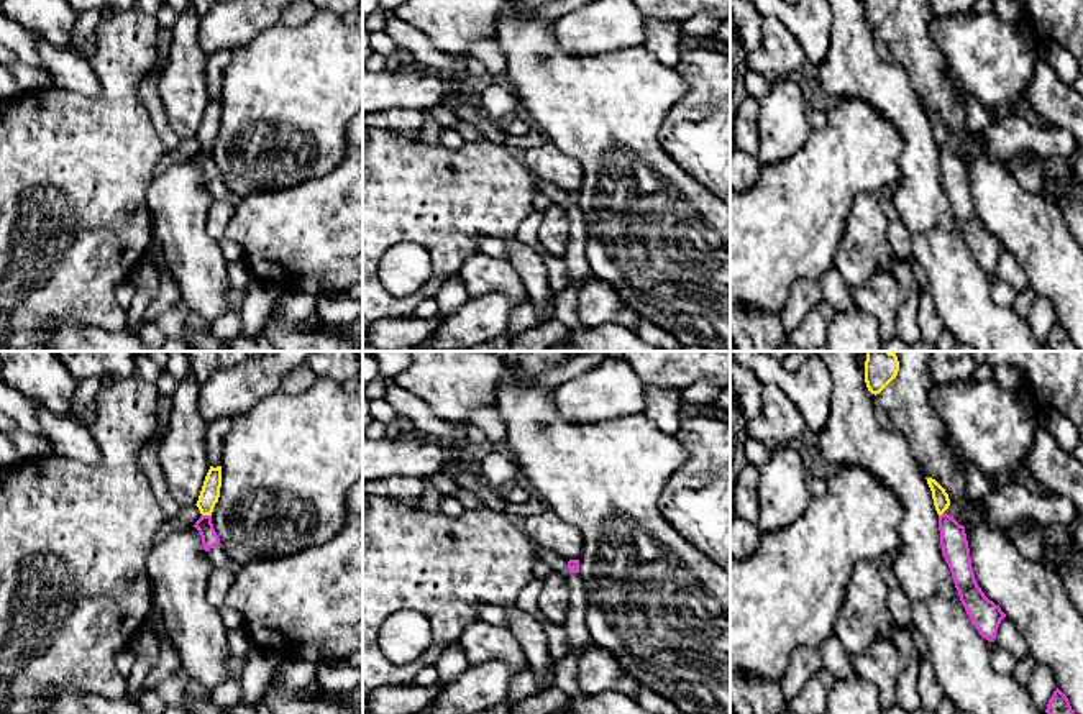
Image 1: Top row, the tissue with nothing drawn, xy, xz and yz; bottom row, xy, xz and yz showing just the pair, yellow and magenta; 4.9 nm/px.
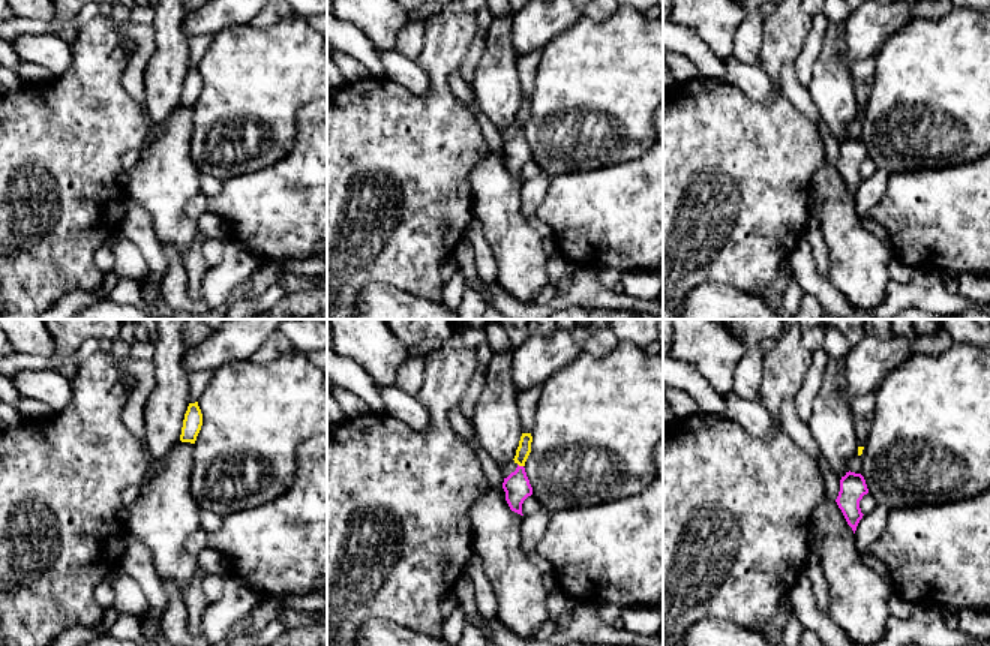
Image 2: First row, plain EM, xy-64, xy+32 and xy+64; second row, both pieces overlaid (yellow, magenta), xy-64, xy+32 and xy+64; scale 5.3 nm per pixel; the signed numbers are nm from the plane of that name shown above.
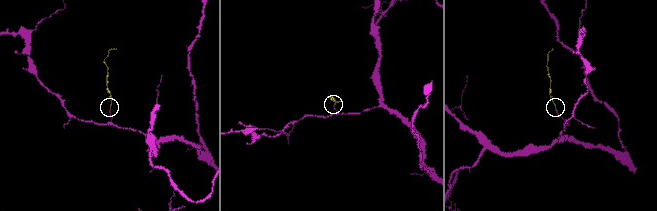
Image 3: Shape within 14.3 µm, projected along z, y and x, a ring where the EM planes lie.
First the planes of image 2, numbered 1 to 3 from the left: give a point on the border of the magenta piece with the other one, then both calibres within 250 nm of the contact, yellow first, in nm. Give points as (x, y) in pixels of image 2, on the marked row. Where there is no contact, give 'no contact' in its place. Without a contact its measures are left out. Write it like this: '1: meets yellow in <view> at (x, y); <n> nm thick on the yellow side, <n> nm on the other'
1: no contact
2: meets yellow in xy+32 at (521, 465); 70 nm thick on the yellow side, 140 nm on the other
3: no contact

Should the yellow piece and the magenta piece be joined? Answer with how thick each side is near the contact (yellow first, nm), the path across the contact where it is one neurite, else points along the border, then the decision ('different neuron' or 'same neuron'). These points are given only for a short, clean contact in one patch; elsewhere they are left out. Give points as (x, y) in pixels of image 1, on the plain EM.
100 nm thick on the yellow side, 80 nm on the other; runs through xy (209, 128), (207, 146), (204, 156); same neuron

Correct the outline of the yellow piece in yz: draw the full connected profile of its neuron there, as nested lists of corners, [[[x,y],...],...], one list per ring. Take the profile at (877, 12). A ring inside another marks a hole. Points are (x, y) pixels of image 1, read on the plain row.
[[[865,0],[865,15],[871,26],[880,26],[896,8],[899,0]]]

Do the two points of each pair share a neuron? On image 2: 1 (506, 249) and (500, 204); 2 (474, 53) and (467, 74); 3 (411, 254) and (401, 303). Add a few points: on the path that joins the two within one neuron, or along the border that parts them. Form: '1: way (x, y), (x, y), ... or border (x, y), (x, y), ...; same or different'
1: way (506, 239), (506, 228), (500, 215); same
2: way (473, 57), (467, 69); same
3: border (369, 285), (392, 284), (413, 294), (438, 300); different

